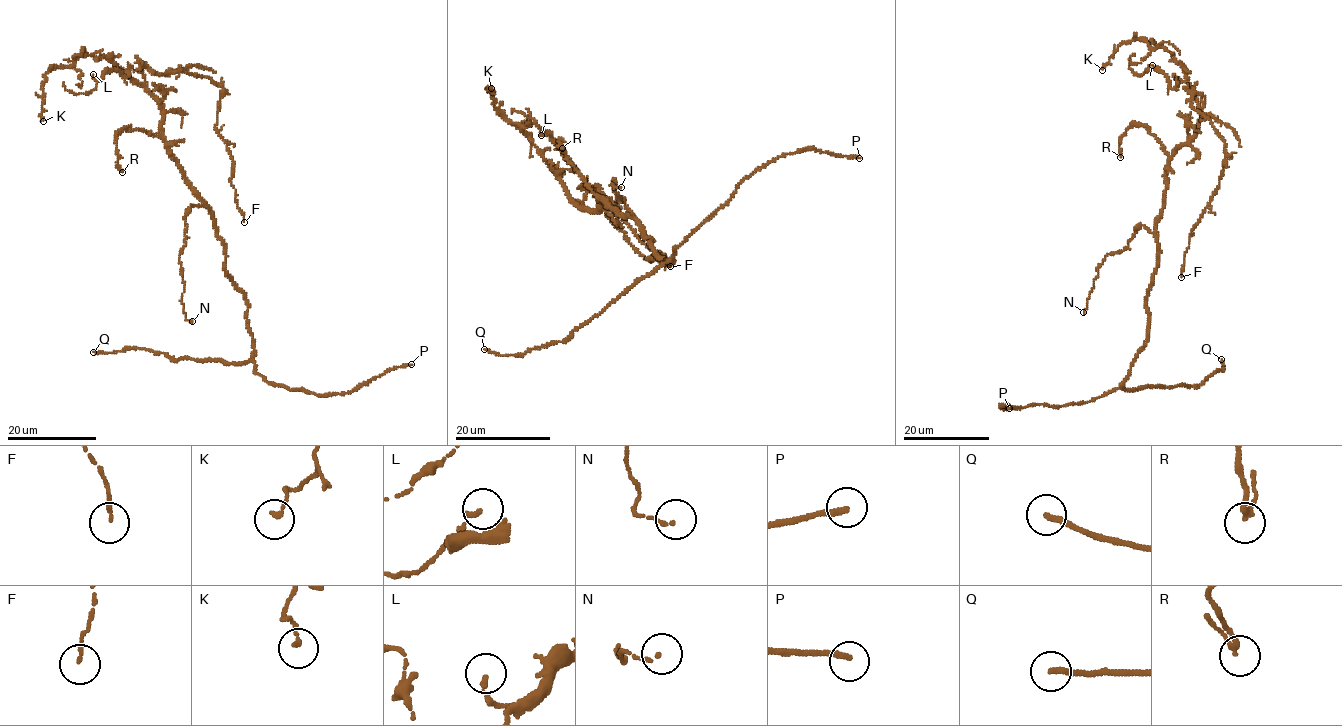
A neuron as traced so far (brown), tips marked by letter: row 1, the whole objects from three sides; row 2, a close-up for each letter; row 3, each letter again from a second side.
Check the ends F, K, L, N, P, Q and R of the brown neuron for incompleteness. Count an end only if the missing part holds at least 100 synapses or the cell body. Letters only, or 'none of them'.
P, Q

